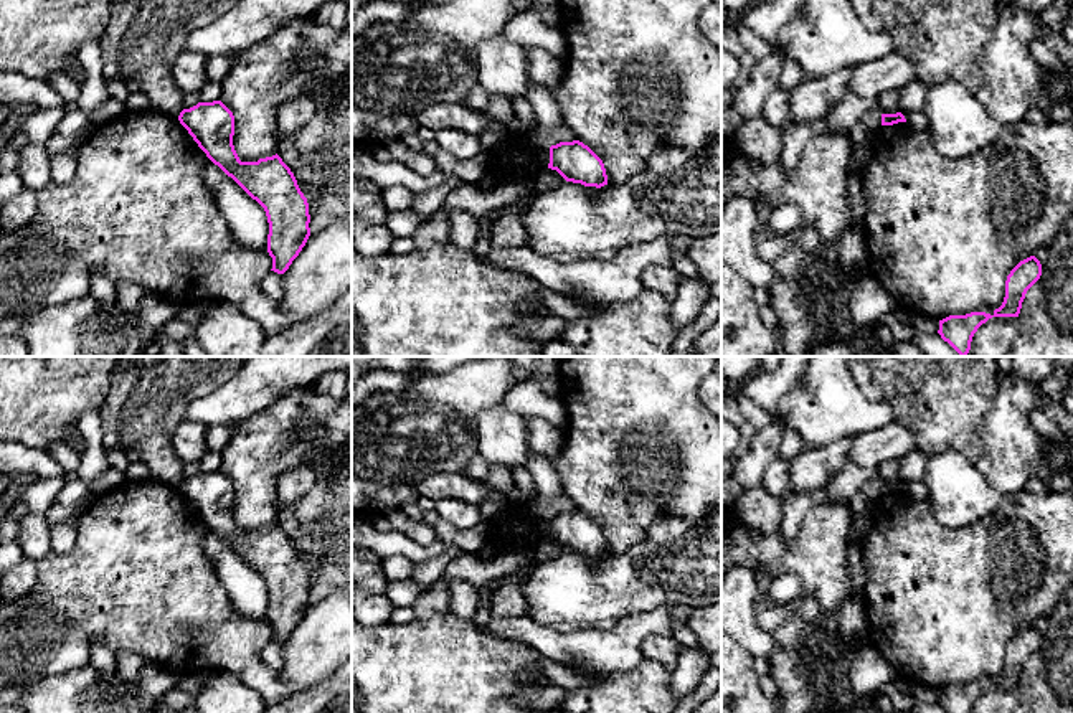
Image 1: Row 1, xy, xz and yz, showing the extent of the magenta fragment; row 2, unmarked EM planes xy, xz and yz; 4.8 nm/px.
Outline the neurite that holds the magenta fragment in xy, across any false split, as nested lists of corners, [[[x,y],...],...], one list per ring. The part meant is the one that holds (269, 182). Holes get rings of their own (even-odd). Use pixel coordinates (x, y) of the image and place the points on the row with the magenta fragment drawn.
[[[221,101],[183,109],[178,120],[206,157],[264,208],[271,271],[284,274],[310,236],[309,203],[291,168],[277,153],[241,162],[233,145],[234,116]]]

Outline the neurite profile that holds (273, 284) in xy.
[[[271,271],[261,282],[266,297],[279,302],[284,297],[284,274]]]

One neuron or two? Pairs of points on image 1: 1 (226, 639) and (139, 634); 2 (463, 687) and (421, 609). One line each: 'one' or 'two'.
1: one
2: two

